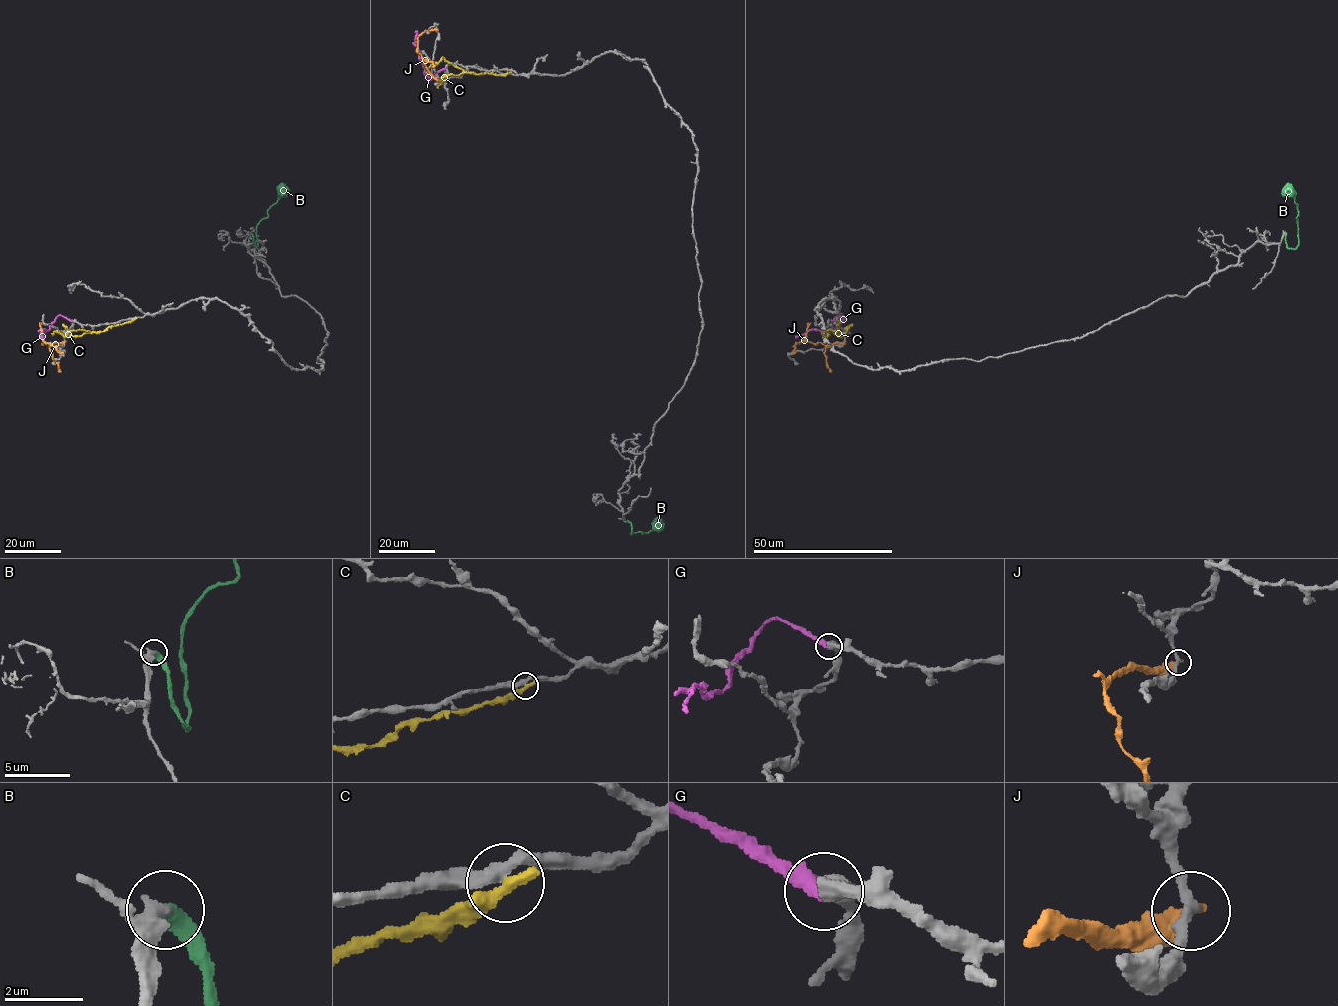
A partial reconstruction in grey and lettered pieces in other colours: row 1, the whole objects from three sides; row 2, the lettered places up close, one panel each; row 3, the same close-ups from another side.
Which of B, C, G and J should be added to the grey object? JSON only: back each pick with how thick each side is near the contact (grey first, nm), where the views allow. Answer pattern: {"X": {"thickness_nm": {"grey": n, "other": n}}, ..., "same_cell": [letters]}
{"B": {"thickness_nm": {"grey": 300, "other": 420}}, "same_cell": ["B"]}

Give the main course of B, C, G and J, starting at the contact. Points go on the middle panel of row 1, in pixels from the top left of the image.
B: (625, 521), (631, 524), (630, 534), (648, 533), (657, 522)
C: (509, 73), (466, 73), (442, 58), (429, 67), (427, 74)
G: (445, 68), (430, 79), (424, 73), (415, 38), (417, 30)
J: (439, 80), (425, 65), (417, 49), (418, 37), (427, 30), (438, 29)

